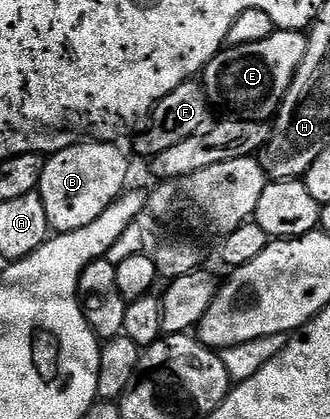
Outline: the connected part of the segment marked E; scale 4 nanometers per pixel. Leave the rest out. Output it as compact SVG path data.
M275 29L268 40L258 40L256 44L227 45L200 75L206 93L219 107L227 106L233 117L253 122L273 119L304 60L307 41L301 30Z

